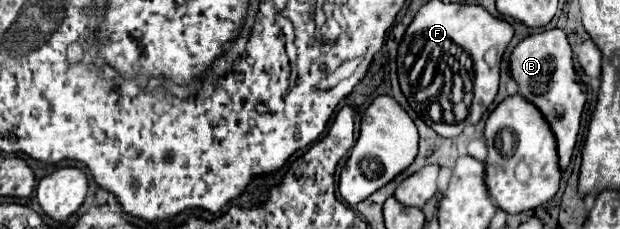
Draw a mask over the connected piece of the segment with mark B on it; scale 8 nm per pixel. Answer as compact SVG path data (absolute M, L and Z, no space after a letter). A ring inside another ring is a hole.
M553 28L545 32L537 32L533 36L527 36L523 42L515 46L509 58L509 72L511 78L519 86L519 94L529 100L547 120L555 142L557 142L557 156L559 156L559 168L565 170L571 162L573 148L579 134L581 124L581 112L585 106L585 86L579 84L579 76L573 68L571 58L571 46L567 42L567 36L563 30Z

